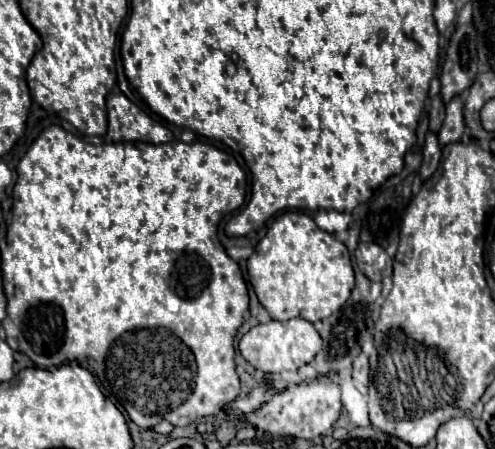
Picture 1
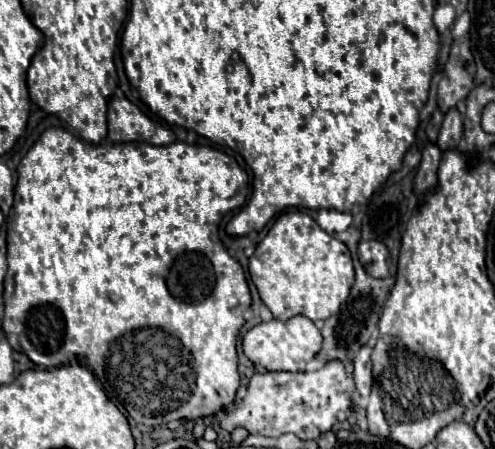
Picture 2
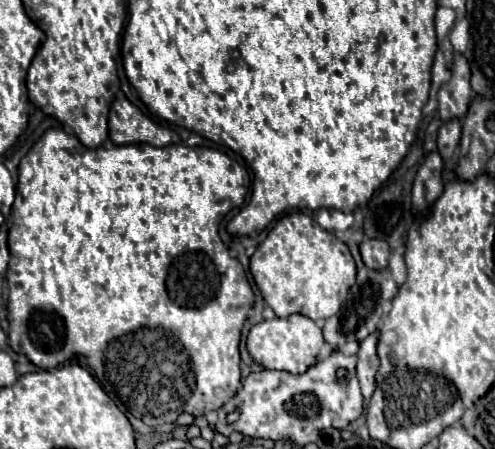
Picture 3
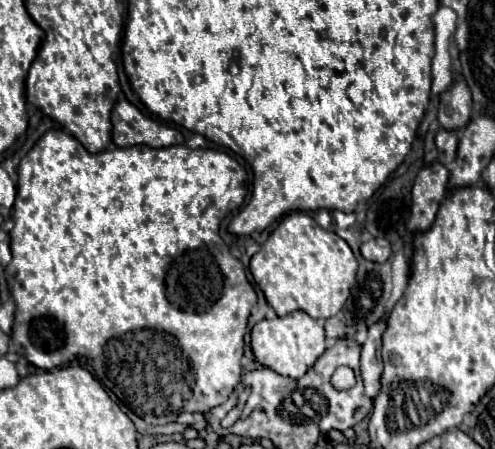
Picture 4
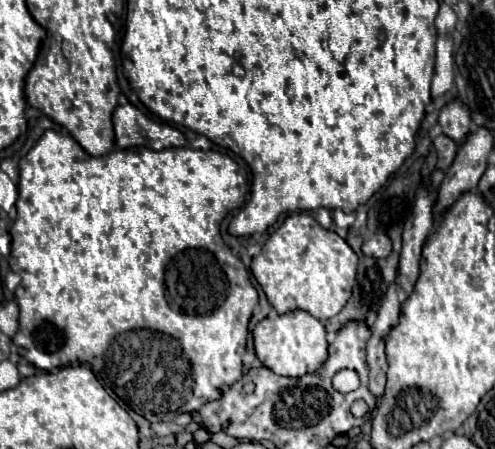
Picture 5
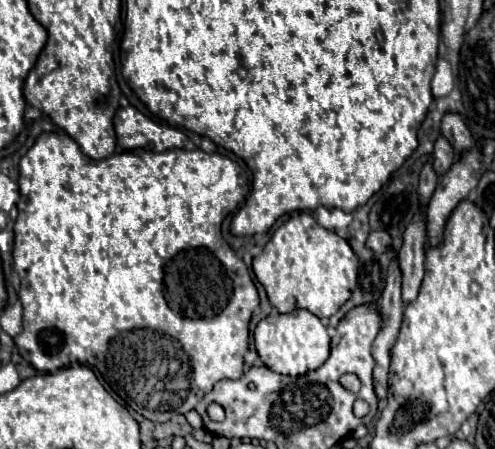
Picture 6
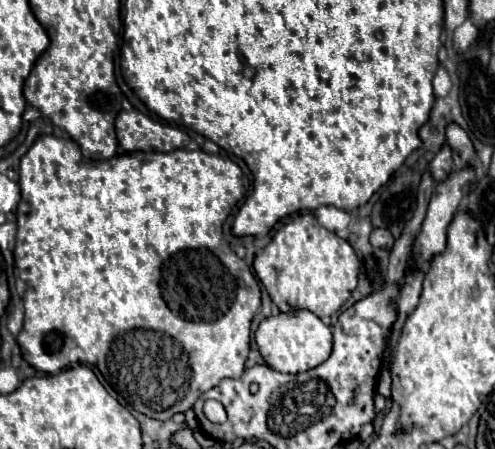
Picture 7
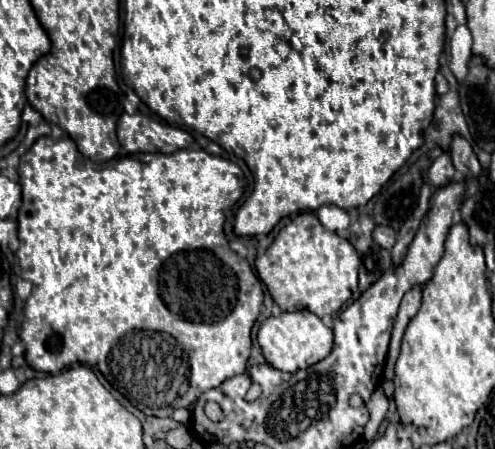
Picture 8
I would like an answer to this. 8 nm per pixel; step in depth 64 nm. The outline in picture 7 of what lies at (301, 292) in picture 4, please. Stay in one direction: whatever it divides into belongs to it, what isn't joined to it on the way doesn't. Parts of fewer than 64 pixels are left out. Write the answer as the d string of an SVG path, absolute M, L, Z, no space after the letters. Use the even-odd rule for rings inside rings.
M312 212L296 214L276 230L270 244L254 258L254 272L280 312L306 308L318 318L332 316L358 284L358 256L352 246L318 224Z

